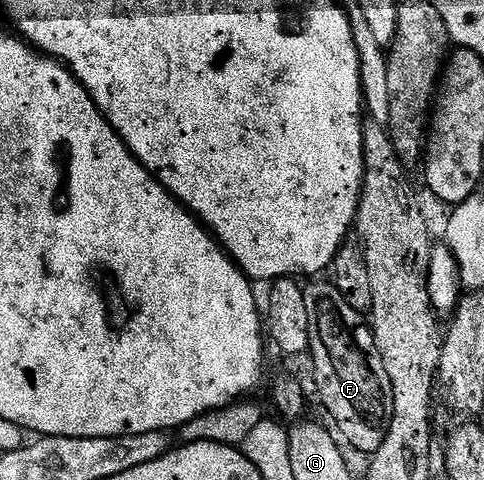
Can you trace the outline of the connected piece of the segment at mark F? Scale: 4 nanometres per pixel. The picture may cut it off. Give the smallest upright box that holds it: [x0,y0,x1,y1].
[304,280,393,455]

